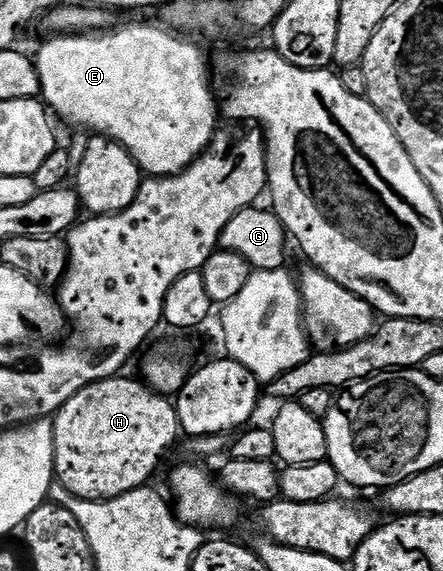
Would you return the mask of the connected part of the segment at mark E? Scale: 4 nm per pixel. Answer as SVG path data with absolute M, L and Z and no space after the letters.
M132 24L107 34L56 34L34 56L43 103L66 123L77 124L77 129L116 141L149 177L176 176L186 170L217 135L218 97L210 79L209 61L204 61L198 45L183 40L188 38L159 27Z

